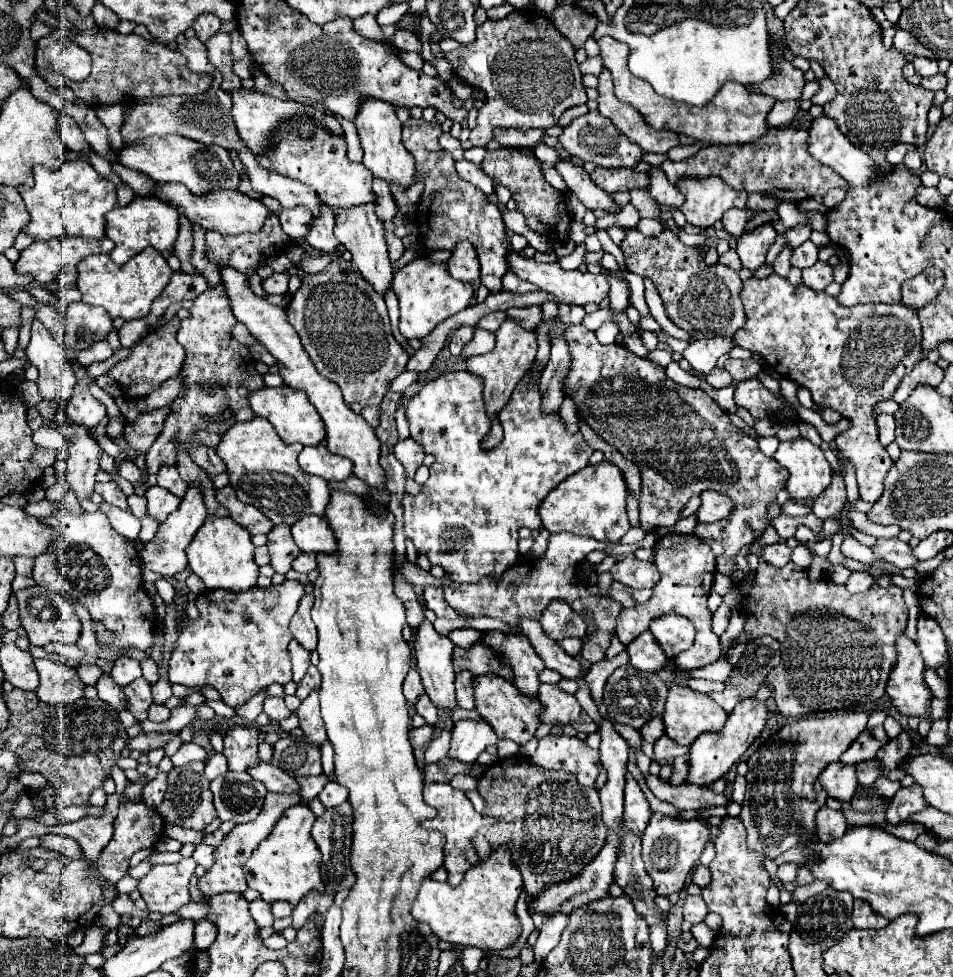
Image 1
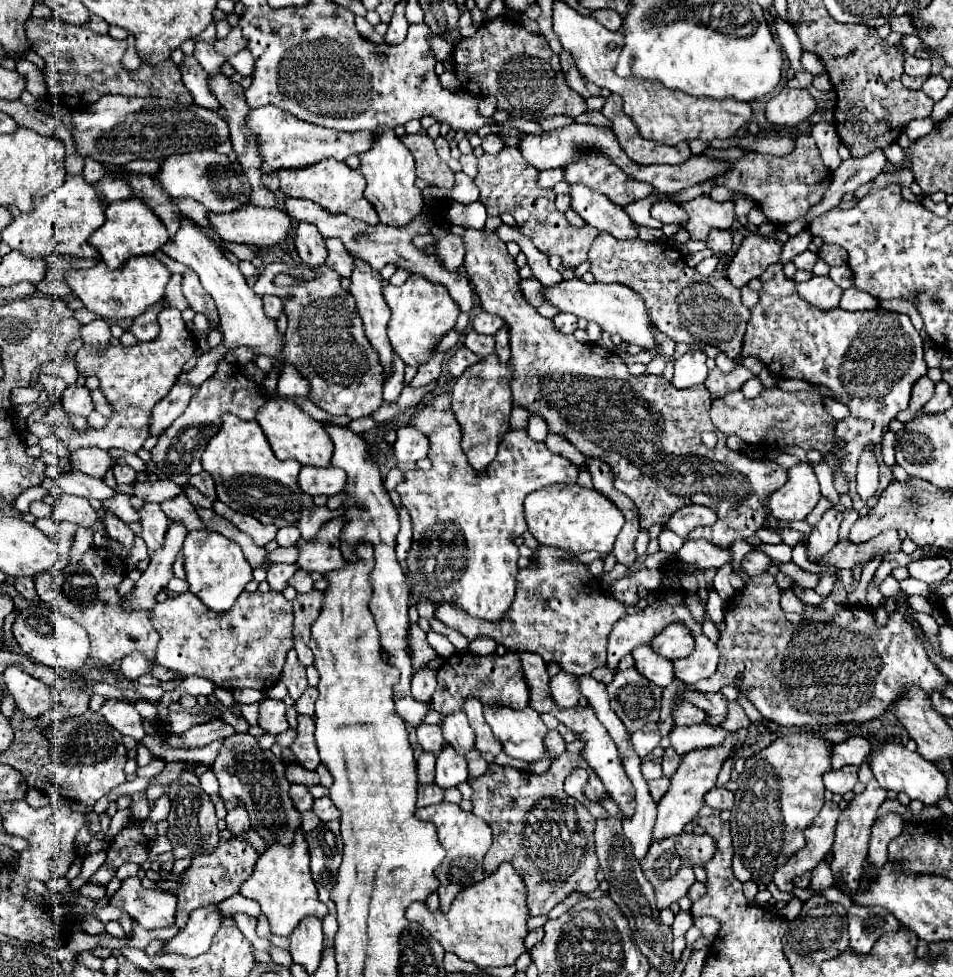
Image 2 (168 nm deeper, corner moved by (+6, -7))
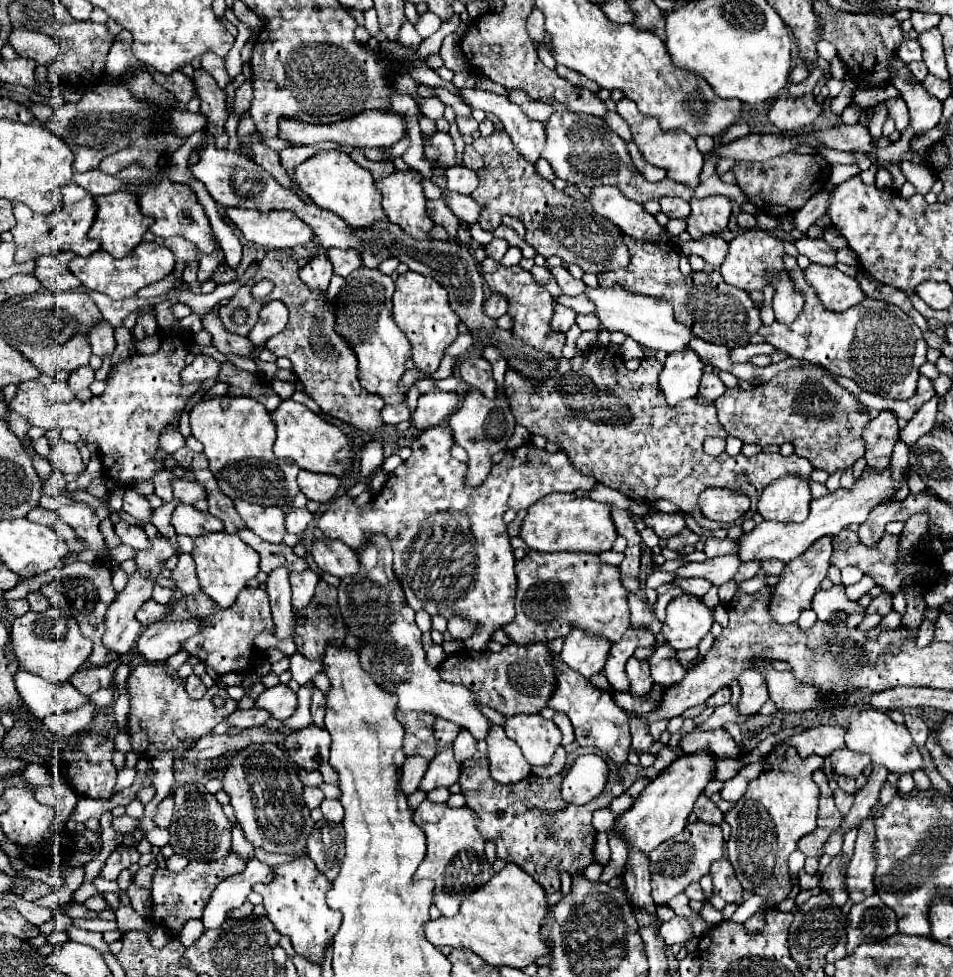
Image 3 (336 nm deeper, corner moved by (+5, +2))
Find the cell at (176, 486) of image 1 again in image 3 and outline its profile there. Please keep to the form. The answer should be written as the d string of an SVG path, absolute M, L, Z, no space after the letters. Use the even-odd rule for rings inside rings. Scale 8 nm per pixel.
M180 504L174 510L170 524L176 530L176 534L184 534L190 538L198 538L198 536L204 536L208 532L224 532L222 520L214 518L208 512L198 512L190 504Z

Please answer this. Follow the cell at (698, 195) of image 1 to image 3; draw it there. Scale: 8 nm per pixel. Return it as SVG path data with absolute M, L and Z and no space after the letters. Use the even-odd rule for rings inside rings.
M708 196L690 200L692 214L688 218L688 232L694 240L700 240L708 234L722 234L728 224L732 202L726 196Z

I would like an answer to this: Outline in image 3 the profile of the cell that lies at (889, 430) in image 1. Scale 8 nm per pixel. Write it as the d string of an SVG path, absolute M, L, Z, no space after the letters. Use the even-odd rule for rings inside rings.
M898 442L898 446L894 446L894 456L892 456L892 462L890 462L890 466L894 466L894 470L892 470L894 476L904 472L904 466L908 462L908 452L910 450L908 450L908 446L904 446L904 442Z

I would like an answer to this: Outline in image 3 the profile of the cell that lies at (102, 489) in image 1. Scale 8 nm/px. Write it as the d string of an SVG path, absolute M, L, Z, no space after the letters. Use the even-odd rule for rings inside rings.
M58 438L54 446L50 446L50 456L48 456L52 468L60 470L62 474L80 474L84 470L84 462L80 458L80 452L76 444L66 442L64 438Z

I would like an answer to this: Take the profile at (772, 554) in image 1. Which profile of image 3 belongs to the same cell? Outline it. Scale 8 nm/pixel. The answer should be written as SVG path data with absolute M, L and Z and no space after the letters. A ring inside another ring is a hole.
M720 556L720 558L710 558L704 562L688 562L682 564L674 576L676 578L692 578L692 576L700 576L710 580L714 586L720 586L724 582L728 582L734 572L738 570L740 562L736 556Z

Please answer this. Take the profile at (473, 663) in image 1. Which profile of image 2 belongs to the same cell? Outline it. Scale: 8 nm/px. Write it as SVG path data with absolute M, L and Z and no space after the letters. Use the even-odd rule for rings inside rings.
M507 651L505 655L471 655L471 653L455 653L445 659L445 663L437 671L437 689L433 693L431 709L447 715L461 709L465 697L477 697L481 703L489 705L507 705L513 709L525 709L529 701L529 689L521 675L521 661L515 651Z

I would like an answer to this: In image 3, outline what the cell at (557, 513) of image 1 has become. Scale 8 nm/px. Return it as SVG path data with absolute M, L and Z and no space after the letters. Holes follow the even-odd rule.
M550 494L528 508L528 514L520 526L518 534L530 550L536 552L588 552L600 554L612 550L616 540L616 528L610 518L610 508L588 498L578 498L574 494Z

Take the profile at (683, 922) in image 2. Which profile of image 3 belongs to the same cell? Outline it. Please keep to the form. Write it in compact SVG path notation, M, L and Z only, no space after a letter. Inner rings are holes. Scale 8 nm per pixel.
M674 916L670 922L664 922L660 926L660 936L664 938L664 942L668 946L674 946L674 944L684 946L694 936L694 932L692 932L692 926L688 924L686 918Z

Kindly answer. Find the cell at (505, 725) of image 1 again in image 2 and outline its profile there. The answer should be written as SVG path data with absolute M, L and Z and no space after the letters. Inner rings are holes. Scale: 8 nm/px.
M483 707L483 713L485 713L485 721L491 727L493 735L501 741L503 753L507 753L509 757L521 759L525 763L531 763L541 757L541 753L545 751L543 739L545 739L547 727L541 721L541 715L537 711L529 707L525 711L509 711L509 707Z

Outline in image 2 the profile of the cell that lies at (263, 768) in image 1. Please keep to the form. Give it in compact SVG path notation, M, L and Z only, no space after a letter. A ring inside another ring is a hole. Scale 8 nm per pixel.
M291 783L289 785L289 797L293 799L293 805L299 813L303 811L309 811L311 805L313 805L313 797L309 793L309 789L305 785L299 785L299 783Z

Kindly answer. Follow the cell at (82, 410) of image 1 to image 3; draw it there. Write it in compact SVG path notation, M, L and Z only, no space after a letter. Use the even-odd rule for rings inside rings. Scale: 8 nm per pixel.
M80 366L78 370L70 372L68 378L68 386L72 392L80 392L84 388L88 388L94 382L94 370L90 366Z

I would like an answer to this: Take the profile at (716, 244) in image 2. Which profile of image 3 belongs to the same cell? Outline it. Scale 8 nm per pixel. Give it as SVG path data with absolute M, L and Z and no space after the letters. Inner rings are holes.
M706 236L702 240L680 242L678 246L680 246L682 254L698 254L710 266L720 266L724 262L726 252L728 252L728 242L720 236Z

